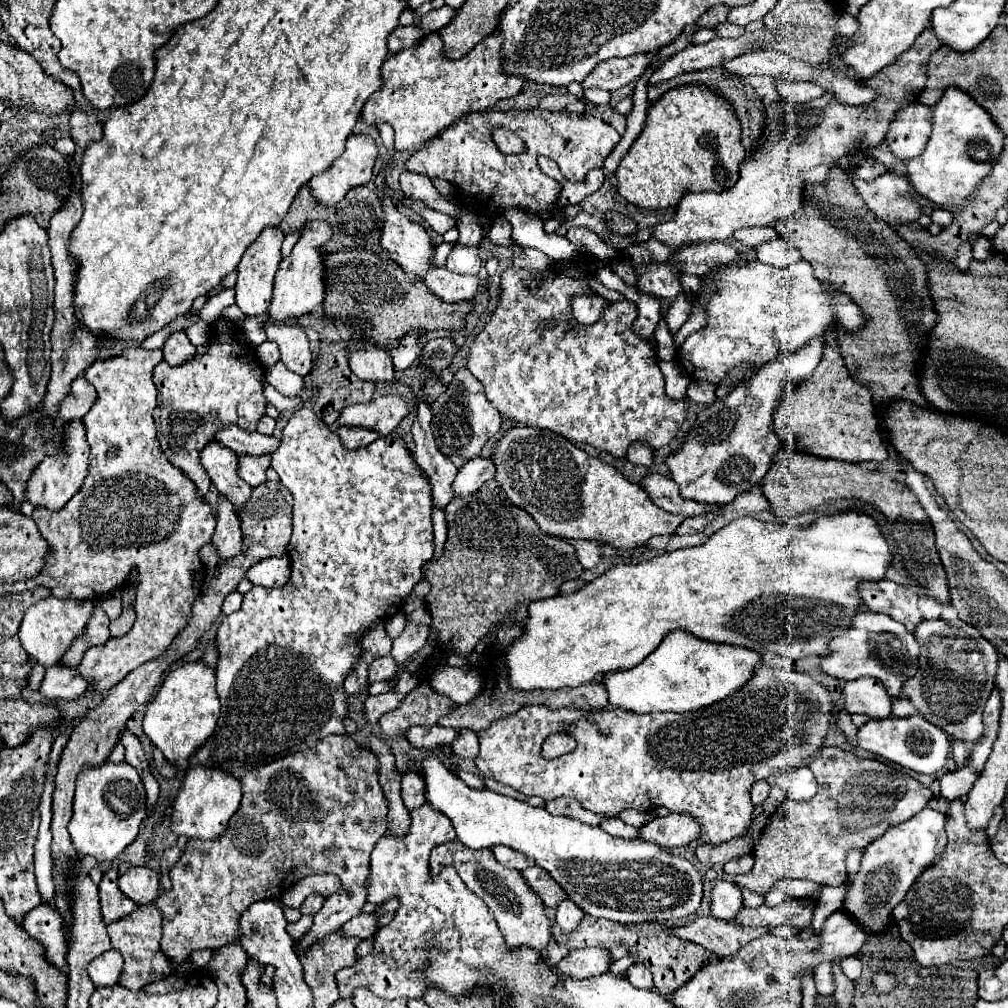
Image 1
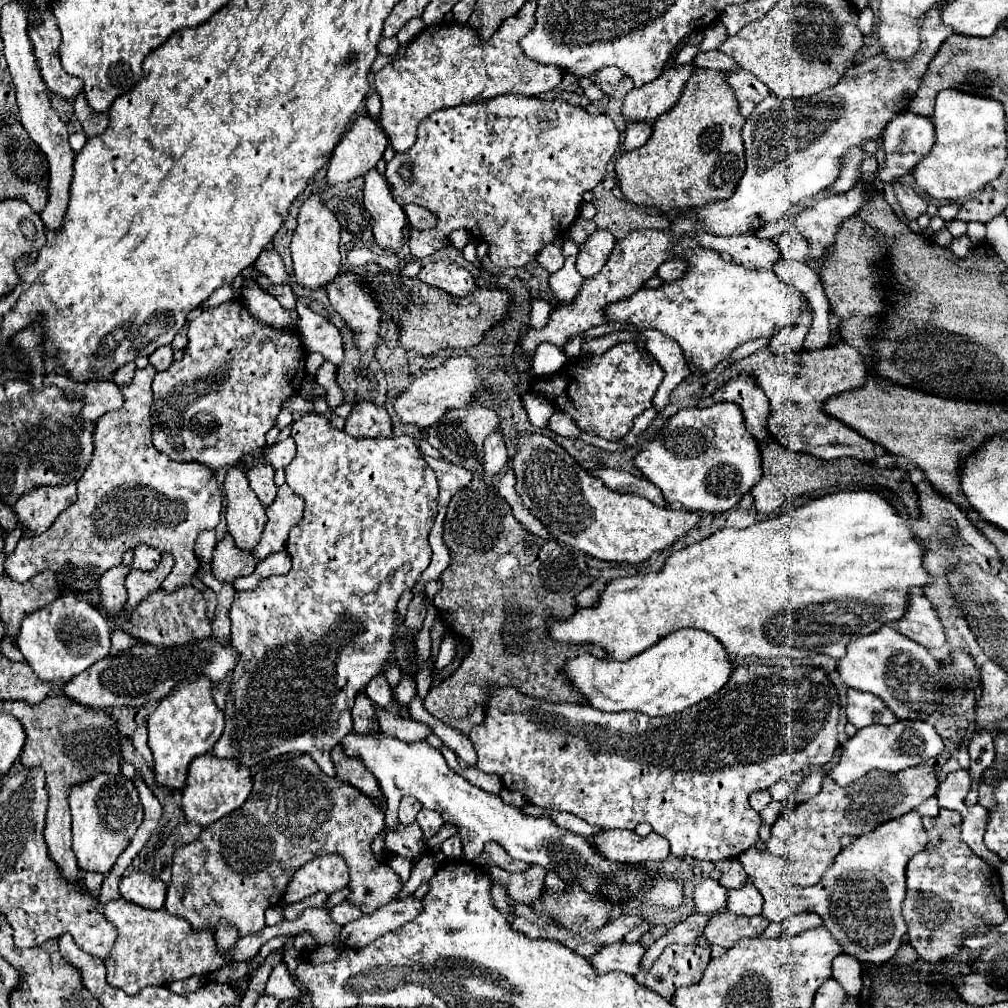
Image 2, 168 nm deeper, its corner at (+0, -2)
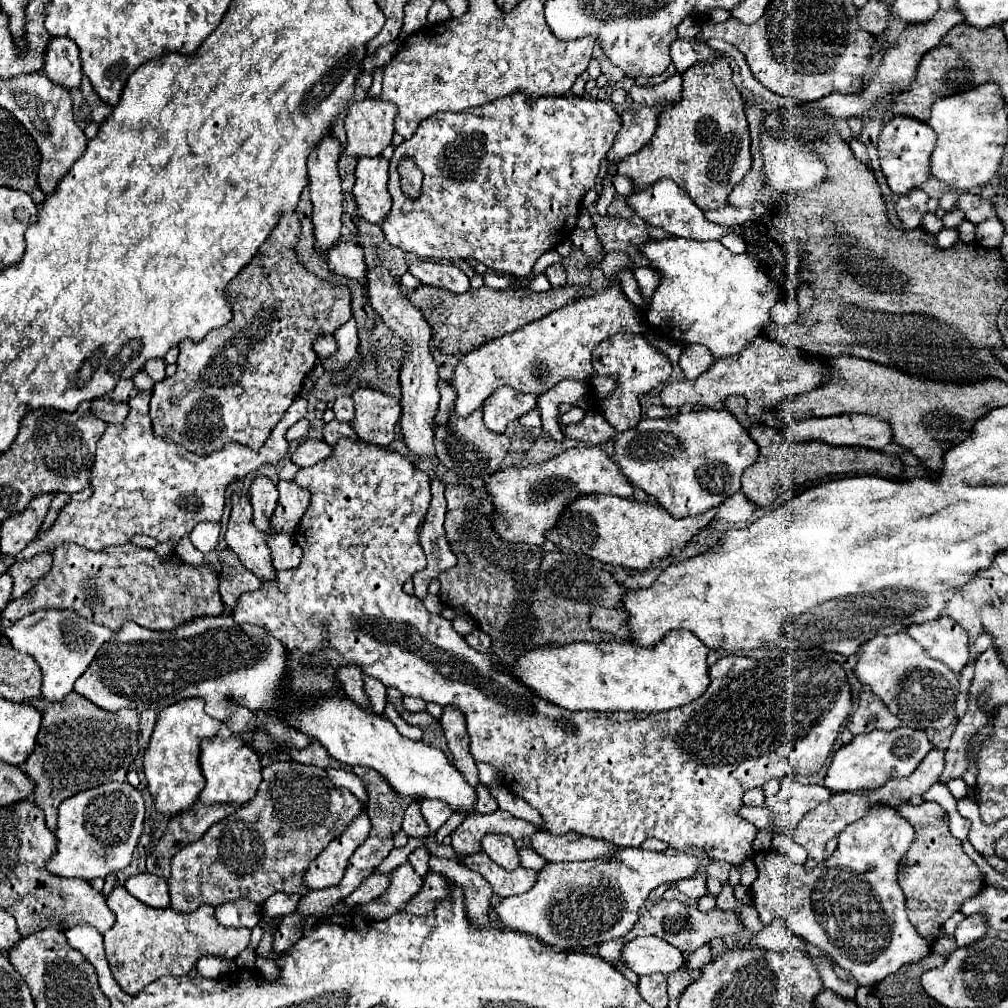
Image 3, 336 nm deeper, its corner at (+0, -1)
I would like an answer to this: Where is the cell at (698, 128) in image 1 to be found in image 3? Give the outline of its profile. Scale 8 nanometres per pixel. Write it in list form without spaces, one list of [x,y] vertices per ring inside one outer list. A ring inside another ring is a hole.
[[[725,56],[713,64],[695,64],[683,72],[683,96],[659,116],[655,136],[645,148],[617,164],[617,172],[631,178],[635,192],[661,178],[671,178],[701,210],[727,206],[729,192],[741,184],[753,166],[745,104],[731,80]]]

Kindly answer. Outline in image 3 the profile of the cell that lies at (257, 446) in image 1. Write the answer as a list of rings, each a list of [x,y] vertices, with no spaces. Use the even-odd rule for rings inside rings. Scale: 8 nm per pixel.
[[[303,438],[295,452],[291,452],[291,462],[297,464],[297,466],[313,466],[317,464],[319,460],[323,460],[325,456],[329,456],[331,448],[327,442],[323,440],[315,440],[315,438]]]

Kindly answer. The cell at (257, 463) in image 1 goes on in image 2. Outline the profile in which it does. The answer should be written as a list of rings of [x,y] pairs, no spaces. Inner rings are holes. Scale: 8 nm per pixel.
[[[263,463],[255,465],[247,473],[249,485],[255,491],[255,495],[261,499],[263,507],[269,507],[269,503],[273,503],[273,499],[277,495],[277,487],[273,483],[273,475],[275,475],[275,469],[271,465],[263,465]]]

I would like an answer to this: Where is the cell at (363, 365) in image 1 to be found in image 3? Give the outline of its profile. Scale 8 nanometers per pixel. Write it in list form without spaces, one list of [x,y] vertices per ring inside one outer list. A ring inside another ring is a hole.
[[[337,242],[337,248],[331,248],[327,252],[327,264],[331,274],[351,278],[353,282],[359,282],[363,290],[367,290],[365,280],[367,280],[367,266],[363,260],[363,250],[361,246],[353,242]]]

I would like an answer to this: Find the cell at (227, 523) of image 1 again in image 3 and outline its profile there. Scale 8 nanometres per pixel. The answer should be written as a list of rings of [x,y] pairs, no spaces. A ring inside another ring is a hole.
[[[229,548],[221,550],[219,564],[221,564],[219,592],[229,610],[235,608],[235,602],[243,592],[261,588],[261,580],[251,570],[243,568],[243,564],[239,562],[239,558],[233,550],[229,550]]]

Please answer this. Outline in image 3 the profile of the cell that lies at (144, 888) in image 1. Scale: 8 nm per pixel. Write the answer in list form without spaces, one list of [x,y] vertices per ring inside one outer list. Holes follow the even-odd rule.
[[[135,874],[125,882],[125,888],[137,900],[145,902],[151,908],[167,908],[169,906],[169,890],[167,880],[153,874]]]

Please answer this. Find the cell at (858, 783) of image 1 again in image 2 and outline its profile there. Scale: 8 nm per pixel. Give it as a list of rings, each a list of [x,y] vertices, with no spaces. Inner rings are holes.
[[[929,765],[903,769],[901,773],[869,771],[849,787],[839,787],[831,779],[825,779],[821,791],[813,799],[799,803],[797,807],[779,815],[779,819],[771,825],[767,851],[789,861],[787,883],[795,887],[815,885],[839,853],[841,835],[857,837],[873,831],[877,825],[889,819],[897,819],[909,813],[919,803],[933,797],[937,785],[937,773]]]

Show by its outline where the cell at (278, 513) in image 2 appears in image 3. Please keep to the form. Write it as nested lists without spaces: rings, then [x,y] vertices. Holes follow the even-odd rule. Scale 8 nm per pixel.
[[[279,480],[277,488],[279,488],[279,502],[269,520],[271,530],[275,534],[293,534],[297,524],[301,522],[301,516],[309,506],[309,492],[285,480]]]

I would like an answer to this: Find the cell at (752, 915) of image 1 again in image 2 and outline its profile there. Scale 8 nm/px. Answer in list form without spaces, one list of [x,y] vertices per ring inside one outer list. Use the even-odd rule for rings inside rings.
[[[721,913],[713,915],[711,921],[705,927],[705,939],[709,945],[719,945],[723,949],[729,949],[735,945],[735,941],[743,937],[757,937],[763,933],[767,927],[767,921],[757,915],[757,917],[739,917],[735,913]]]

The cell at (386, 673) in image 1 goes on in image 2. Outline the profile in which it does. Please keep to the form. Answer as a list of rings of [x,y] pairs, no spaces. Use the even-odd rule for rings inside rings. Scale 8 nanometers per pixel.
[[[377,675],[369,681],[369,685],[365,687],[365,693],[369,695],[371,701],[375,701],[377,705],[385,707],[391,701],[391,687],[387,683],[387,679],[383,675]]]

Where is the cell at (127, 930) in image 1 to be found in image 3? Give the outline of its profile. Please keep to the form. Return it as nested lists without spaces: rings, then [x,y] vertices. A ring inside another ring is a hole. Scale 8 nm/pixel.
[[[117,886],[109,898],[109,908],[117,916],[113,928],[103,934],[105,954],[117,984],[127,994],[137,994],[163,976],[185,976],[203,956],[217,956],[233,962],[251,940],[249,928],[225,928],[215,920],[213,906],[201,906],[191,914],[177,914],[173,908],[149,908]]]

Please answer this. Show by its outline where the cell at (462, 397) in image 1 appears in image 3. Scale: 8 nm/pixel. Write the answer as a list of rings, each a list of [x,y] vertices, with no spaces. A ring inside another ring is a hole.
[[[473,412],[467,418],[449,418],[447,424],[435,428],[435,450],[437,458],[445,464],[447,470],[453,470],[459,476],[483,478],[491,476],[503,462],[509,448],[509,438],[505,434],[493,436],[483,424],[483,412]]]

